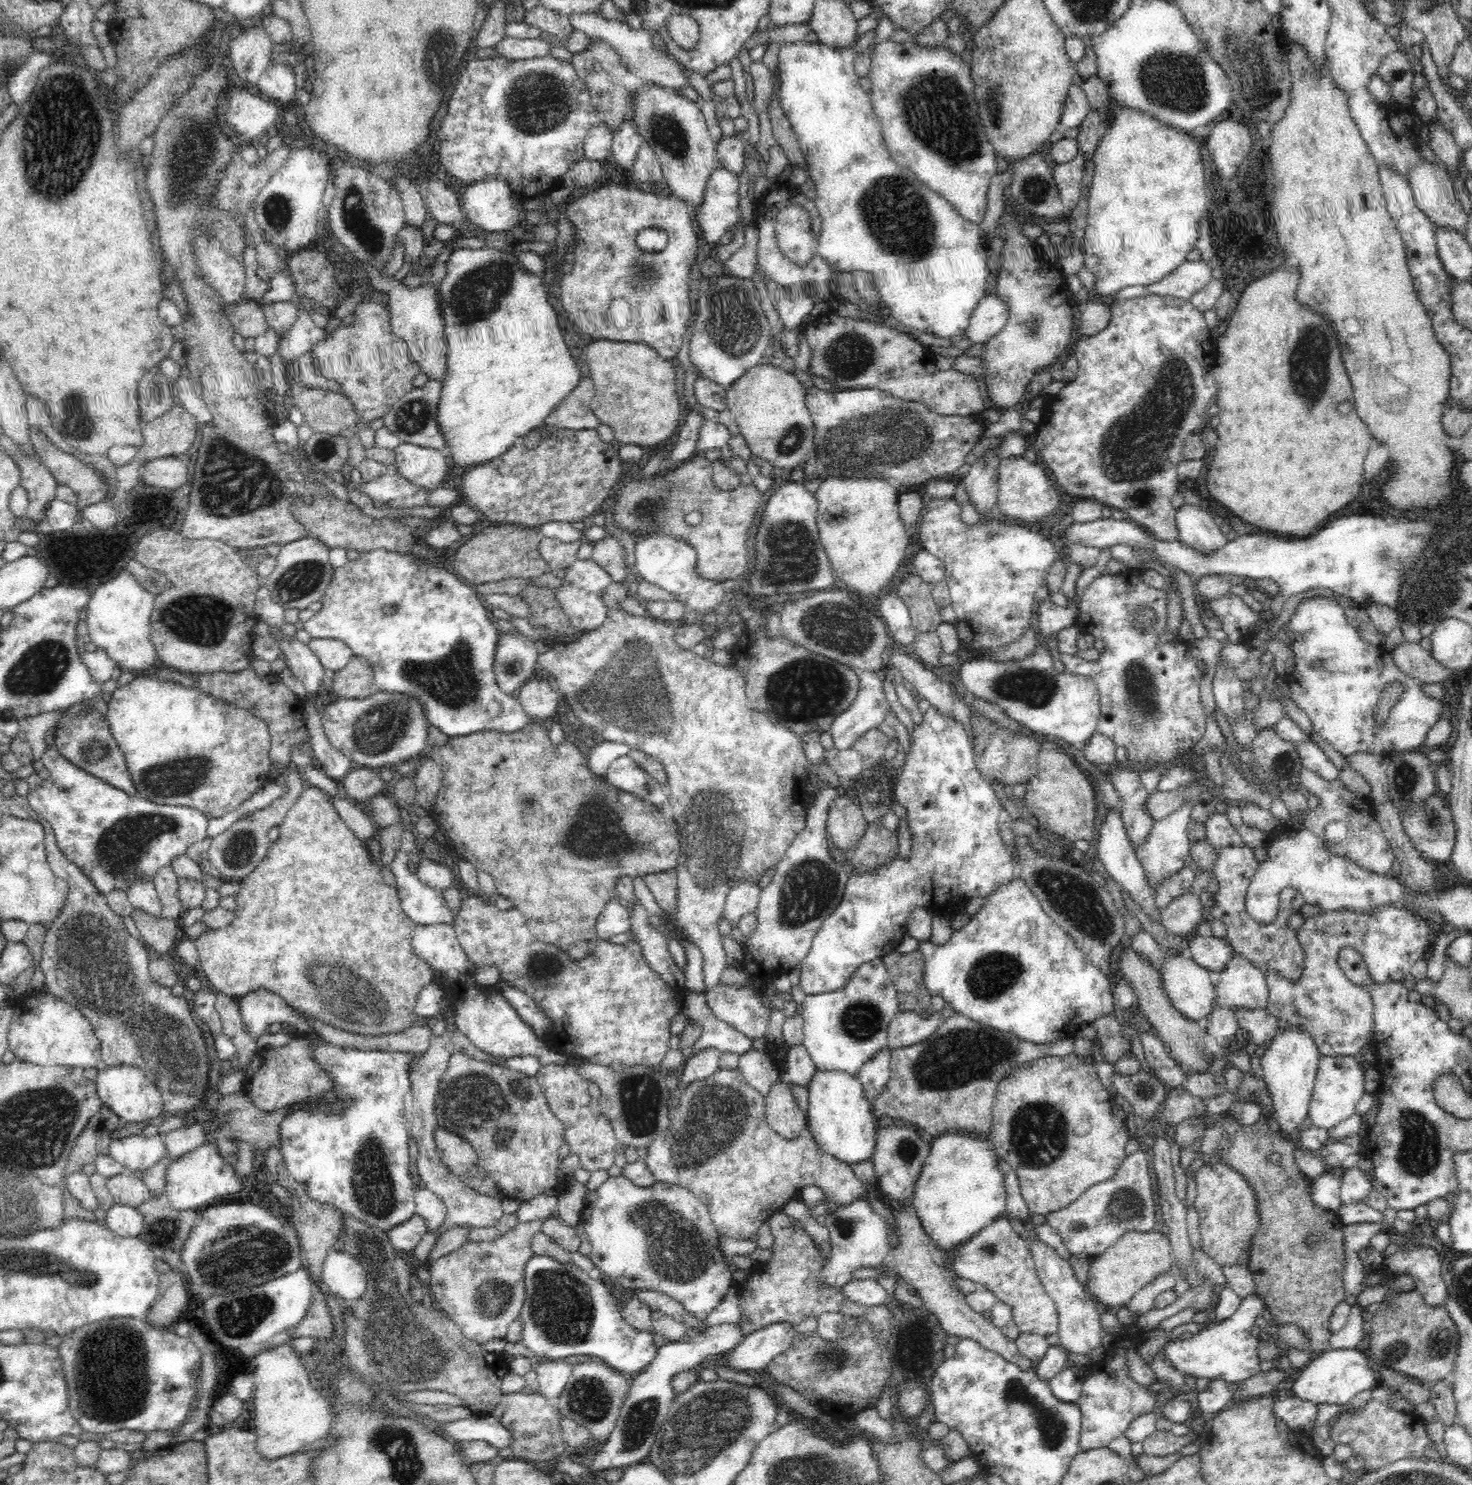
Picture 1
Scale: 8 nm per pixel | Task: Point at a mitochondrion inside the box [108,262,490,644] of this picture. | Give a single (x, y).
(233, 482)

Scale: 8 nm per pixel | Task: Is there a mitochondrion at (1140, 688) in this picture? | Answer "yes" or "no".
yes

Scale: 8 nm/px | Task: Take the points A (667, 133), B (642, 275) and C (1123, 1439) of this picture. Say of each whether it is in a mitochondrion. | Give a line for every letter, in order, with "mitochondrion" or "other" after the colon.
A: mitochondrion
B: mitochondrion
C: other

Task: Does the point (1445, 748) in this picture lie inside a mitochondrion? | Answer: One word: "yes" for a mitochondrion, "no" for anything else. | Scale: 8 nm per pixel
no

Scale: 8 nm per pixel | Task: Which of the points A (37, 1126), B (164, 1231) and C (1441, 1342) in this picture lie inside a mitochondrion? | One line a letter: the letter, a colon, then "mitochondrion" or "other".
A: mitochondrion
B: mitochondrion
C: mitochondrion

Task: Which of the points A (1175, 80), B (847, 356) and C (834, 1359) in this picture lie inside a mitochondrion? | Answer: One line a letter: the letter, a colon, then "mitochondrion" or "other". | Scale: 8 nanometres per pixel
A: mitochondrion
B: mitochondrion
C: mitochondrion

